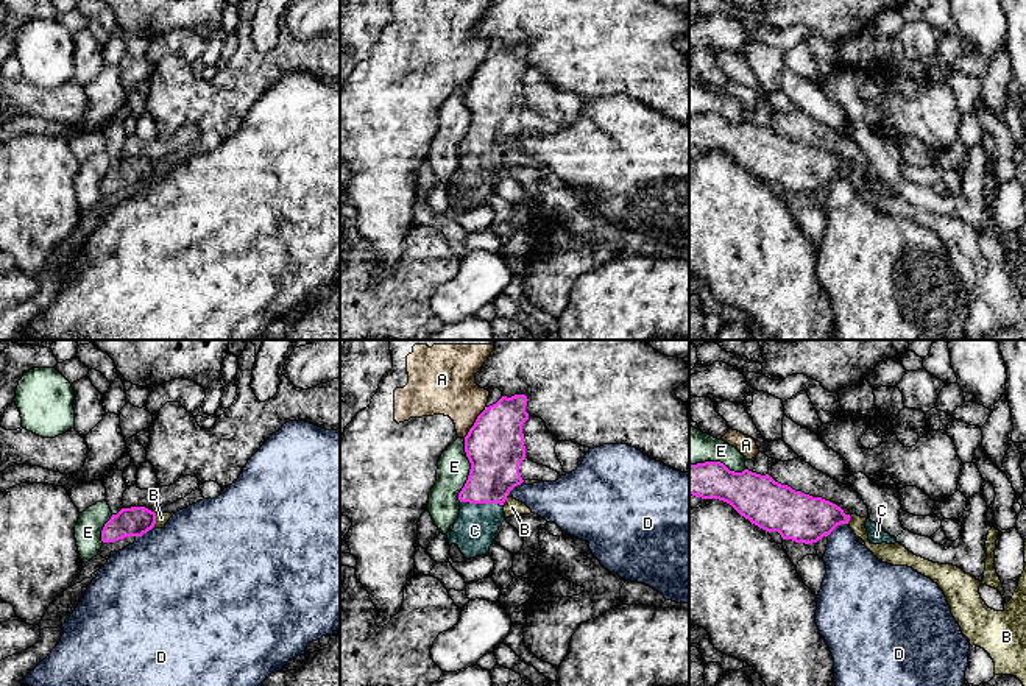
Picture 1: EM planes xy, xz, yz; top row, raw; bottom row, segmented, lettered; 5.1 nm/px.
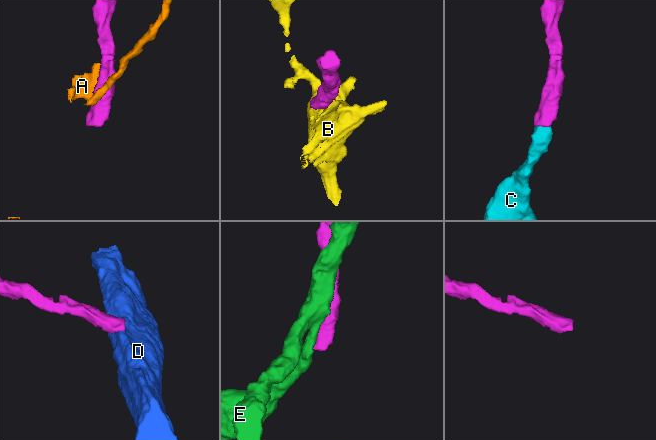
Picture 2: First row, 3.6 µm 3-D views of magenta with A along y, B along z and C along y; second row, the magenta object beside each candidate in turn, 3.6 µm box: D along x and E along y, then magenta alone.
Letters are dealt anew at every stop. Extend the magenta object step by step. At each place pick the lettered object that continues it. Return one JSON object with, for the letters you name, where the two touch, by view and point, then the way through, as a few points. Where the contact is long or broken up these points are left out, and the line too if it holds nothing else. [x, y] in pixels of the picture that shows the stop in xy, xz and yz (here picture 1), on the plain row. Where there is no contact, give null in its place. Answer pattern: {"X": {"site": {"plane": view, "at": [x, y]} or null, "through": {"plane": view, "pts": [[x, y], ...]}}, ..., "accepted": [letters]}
{"C": {"site": {"plane": "xz", "at": [482, 153]}}, "accepted": ["C"]}

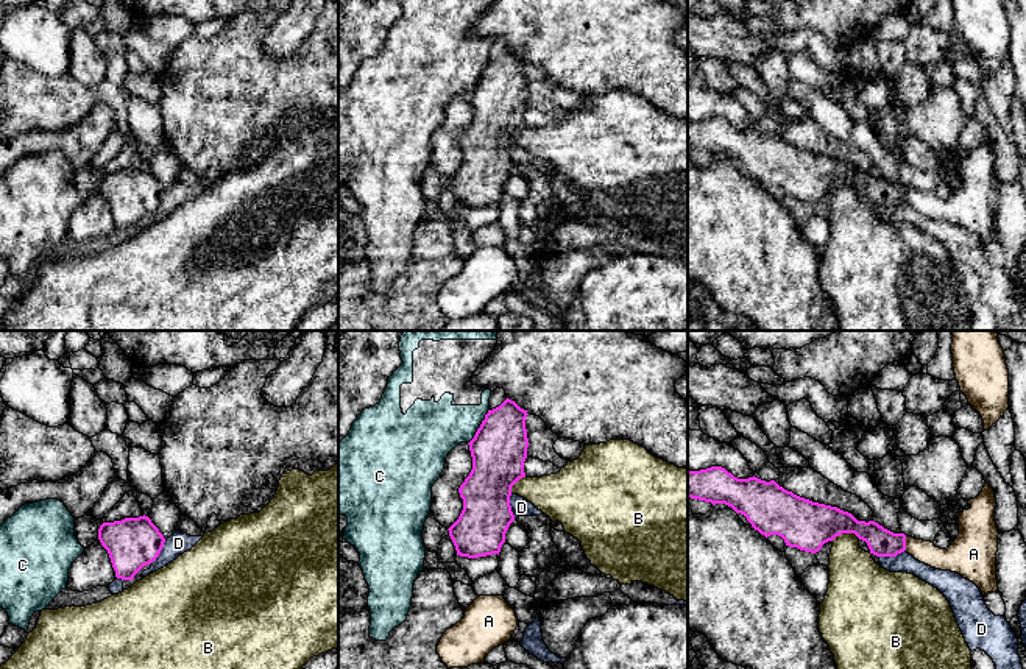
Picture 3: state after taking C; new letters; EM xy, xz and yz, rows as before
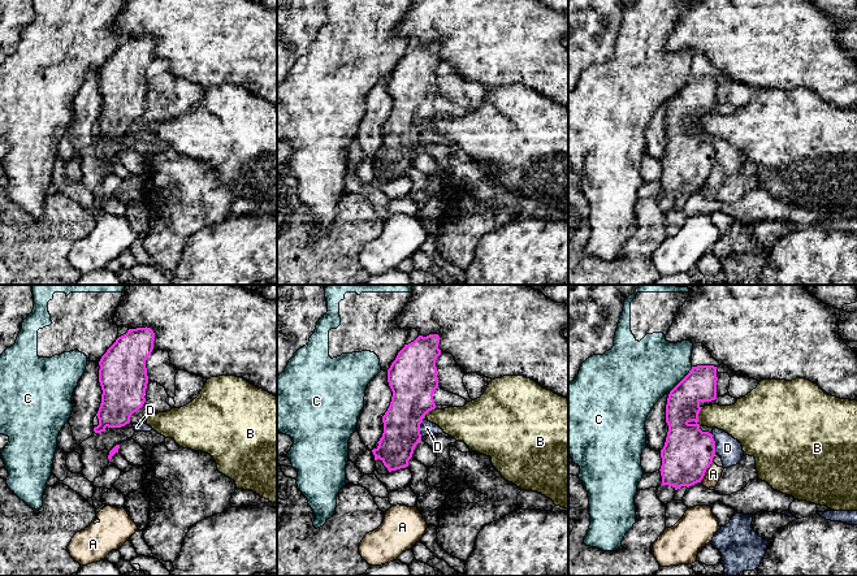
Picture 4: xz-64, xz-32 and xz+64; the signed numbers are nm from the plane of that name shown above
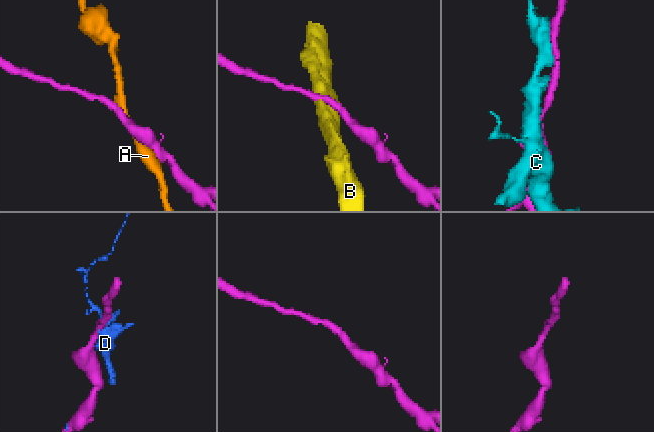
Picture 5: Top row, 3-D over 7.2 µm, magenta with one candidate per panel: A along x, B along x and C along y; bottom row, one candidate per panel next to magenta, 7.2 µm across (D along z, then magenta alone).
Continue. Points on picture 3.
{"accepted": []}

